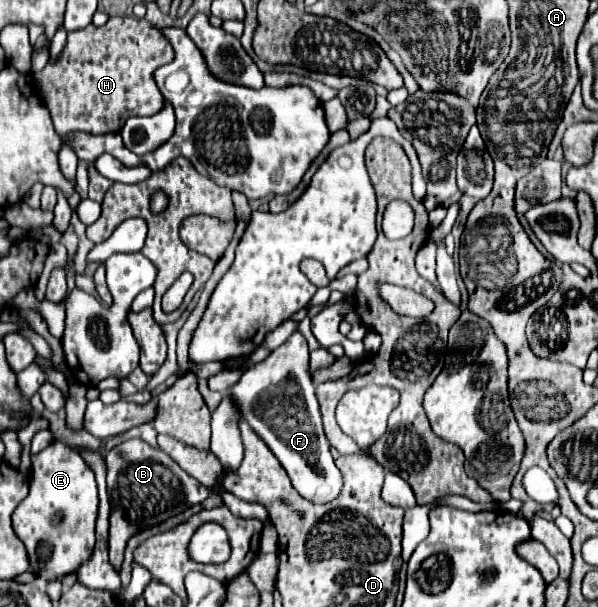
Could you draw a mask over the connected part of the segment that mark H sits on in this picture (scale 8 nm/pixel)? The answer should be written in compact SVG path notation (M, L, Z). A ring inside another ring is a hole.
M112 16L104 26L86 26L82 30L74 30L66 38L66 46L62 54L48 62L40 74L36 74L40 96L44 98L54 128L58 134L68 134L74 130L82 130L88 134L108 134L116 132L116 124L124 124L130 116L150 116L156 114L164 106L164 96L152 80L152 74L158 66L164 66L174 60L174 50L170 40L162 36L162 30L150 26L146 20L128 18L128 16Z

